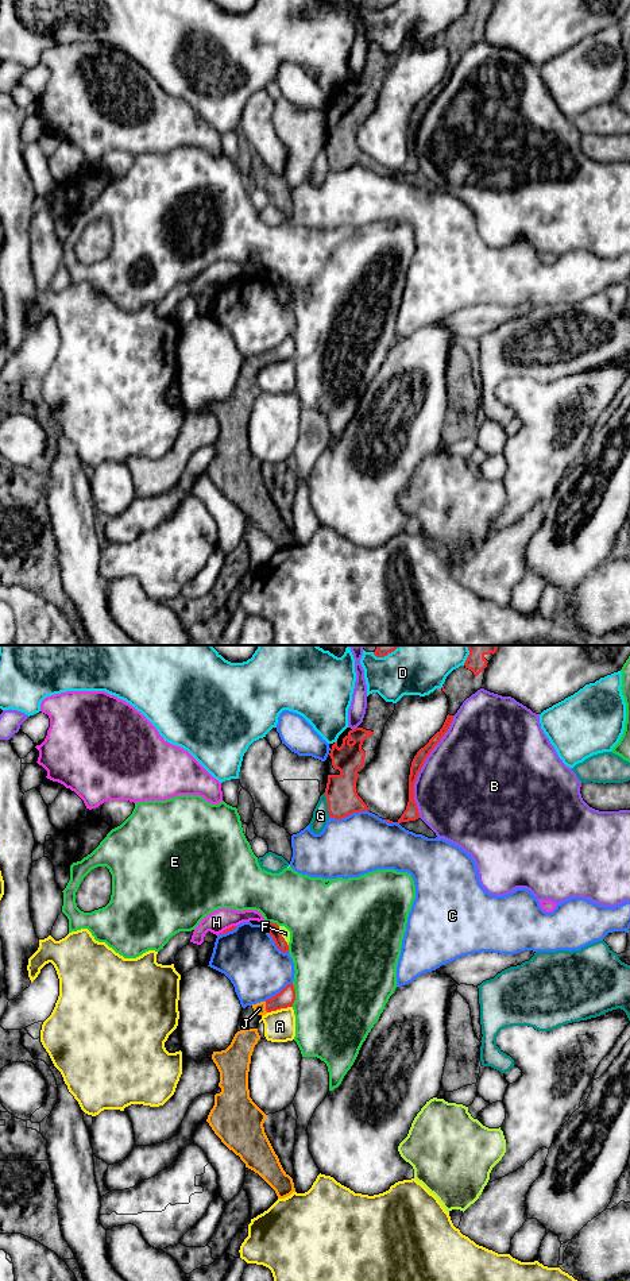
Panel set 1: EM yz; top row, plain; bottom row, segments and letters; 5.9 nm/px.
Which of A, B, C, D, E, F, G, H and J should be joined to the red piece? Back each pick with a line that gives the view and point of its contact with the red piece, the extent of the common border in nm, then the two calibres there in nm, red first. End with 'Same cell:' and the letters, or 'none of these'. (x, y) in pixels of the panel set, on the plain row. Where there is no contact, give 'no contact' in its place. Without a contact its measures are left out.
J: yz (266, 359) | 70 nm | 100/80 nm
Same cell: J

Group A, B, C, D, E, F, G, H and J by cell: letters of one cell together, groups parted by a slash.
A / B / C / D / E / F / G / H / J

